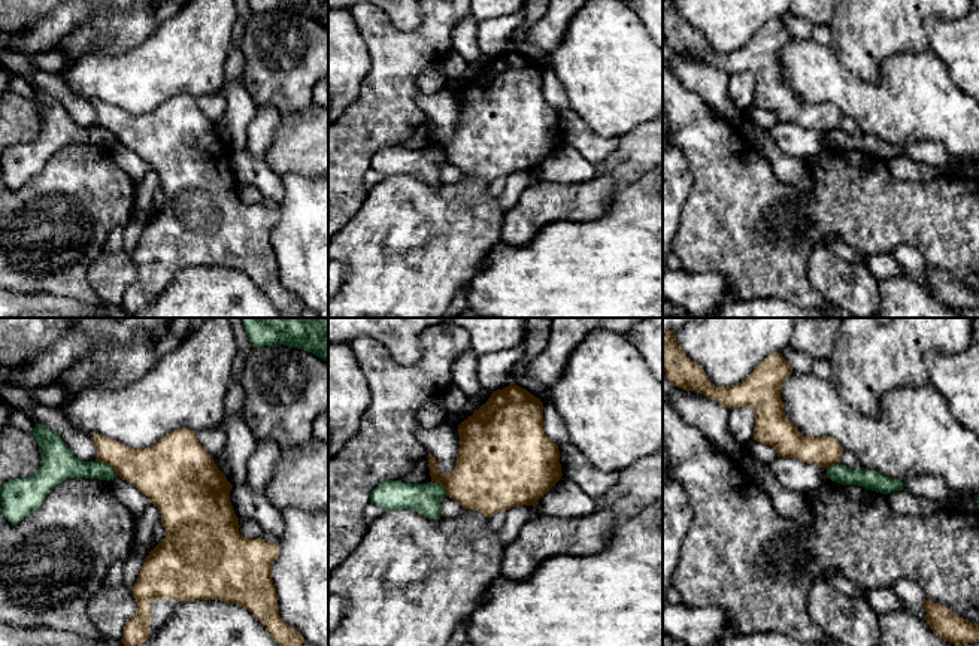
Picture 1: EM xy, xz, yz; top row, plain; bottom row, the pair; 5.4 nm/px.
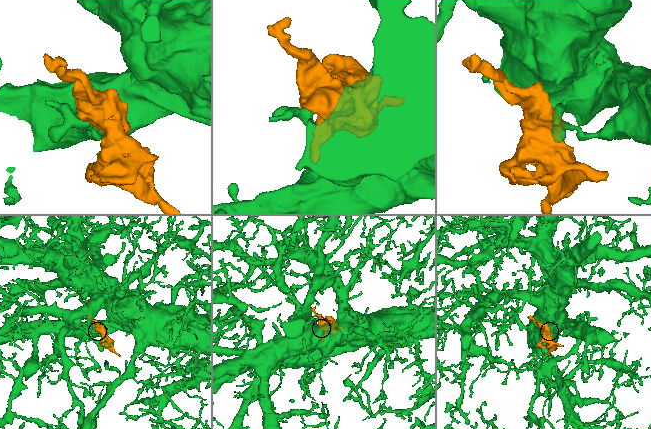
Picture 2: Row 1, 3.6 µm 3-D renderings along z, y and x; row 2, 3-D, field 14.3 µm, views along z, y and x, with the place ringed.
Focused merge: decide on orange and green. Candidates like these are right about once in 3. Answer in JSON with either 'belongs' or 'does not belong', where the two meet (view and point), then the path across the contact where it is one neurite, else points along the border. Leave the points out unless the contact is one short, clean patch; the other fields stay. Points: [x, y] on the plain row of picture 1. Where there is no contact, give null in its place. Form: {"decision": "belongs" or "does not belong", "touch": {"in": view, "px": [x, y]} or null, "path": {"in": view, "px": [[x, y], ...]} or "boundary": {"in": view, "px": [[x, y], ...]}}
{"decision": "does not belong", "touch": {"in": "xy", "px": [108, 130]}, "boundary": {"in": "xy", "px": [[96, 126], [105, 127], [117, 140]]}}

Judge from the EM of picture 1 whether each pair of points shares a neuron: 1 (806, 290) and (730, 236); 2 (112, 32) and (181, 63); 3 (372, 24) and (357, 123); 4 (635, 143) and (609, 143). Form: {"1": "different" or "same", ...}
{"1": "same", "2": "different", "3": "same", "4": "different"}

